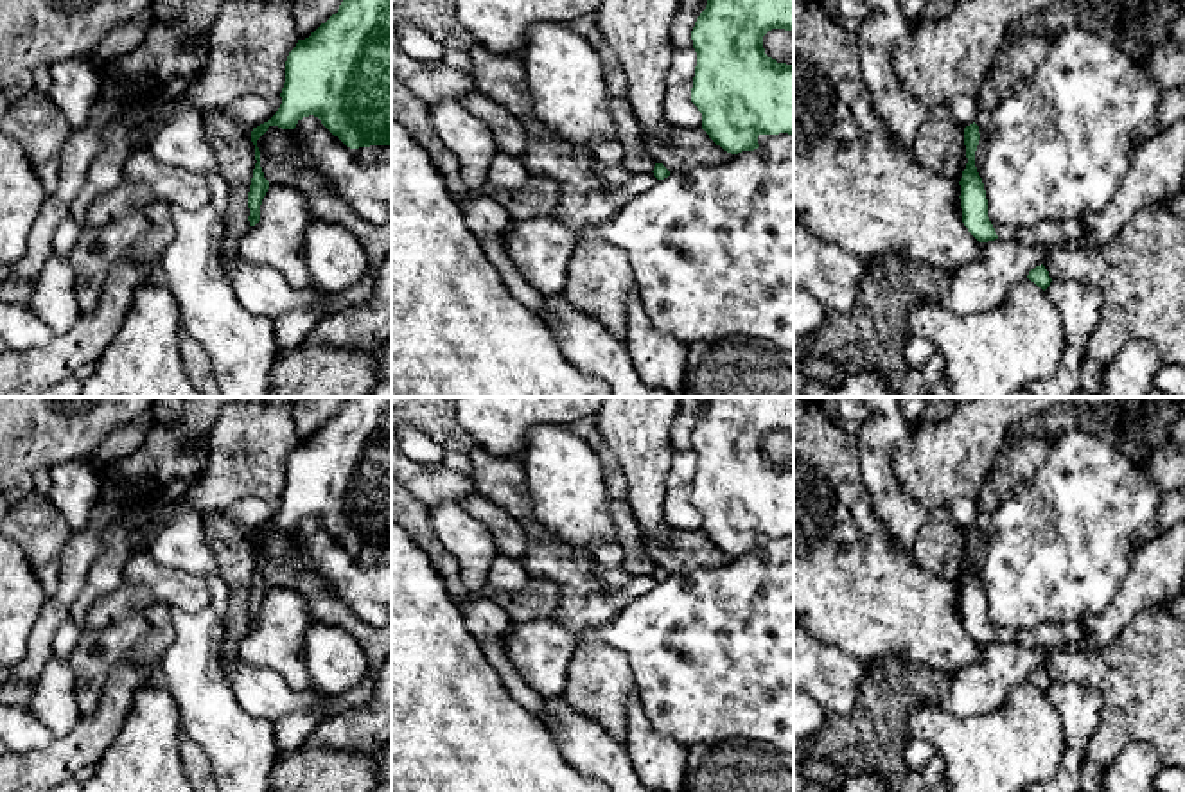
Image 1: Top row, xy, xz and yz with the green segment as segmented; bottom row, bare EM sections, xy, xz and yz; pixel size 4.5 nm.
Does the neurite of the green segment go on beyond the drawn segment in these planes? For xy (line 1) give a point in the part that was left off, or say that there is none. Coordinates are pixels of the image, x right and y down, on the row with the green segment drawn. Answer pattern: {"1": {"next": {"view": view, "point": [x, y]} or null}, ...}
{"1": {"next": null}}

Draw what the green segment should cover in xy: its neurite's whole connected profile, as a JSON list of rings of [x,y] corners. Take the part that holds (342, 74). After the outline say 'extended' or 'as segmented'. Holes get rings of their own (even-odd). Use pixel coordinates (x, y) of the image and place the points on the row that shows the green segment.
[[[343,0],[336,14],[289,52],[280,97],[278,111],[251,131],[257,163],[248,192],[250,226],[260,221],[269,189],[257,147],[269,126],[294,129],[303,117],[314,115],[350,149],[391,145],[391,0]]]; as segmented

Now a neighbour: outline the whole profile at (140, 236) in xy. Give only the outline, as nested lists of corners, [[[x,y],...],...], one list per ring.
[[[153,199],[101,228],[83,228],[68,262],[75,273],[75,298],[81,312],[92,312],[117,260],[153,262],[176,235],[171,203]]]

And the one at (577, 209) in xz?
[[[632,174],[621,187],[598,190],[580,190],[560,183],[560,198],[553,219],[573,228],[598,226],[610,219],[632,198],[646,192],[655,185],[657,178],[650,174]]]

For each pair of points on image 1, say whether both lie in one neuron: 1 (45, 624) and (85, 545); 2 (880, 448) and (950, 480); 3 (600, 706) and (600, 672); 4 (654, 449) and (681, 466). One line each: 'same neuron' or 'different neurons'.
1: same neuron
2: different neurons
3: same neuron
4: different neurons

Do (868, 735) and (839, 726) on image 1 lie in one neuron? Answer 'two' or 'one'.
one

